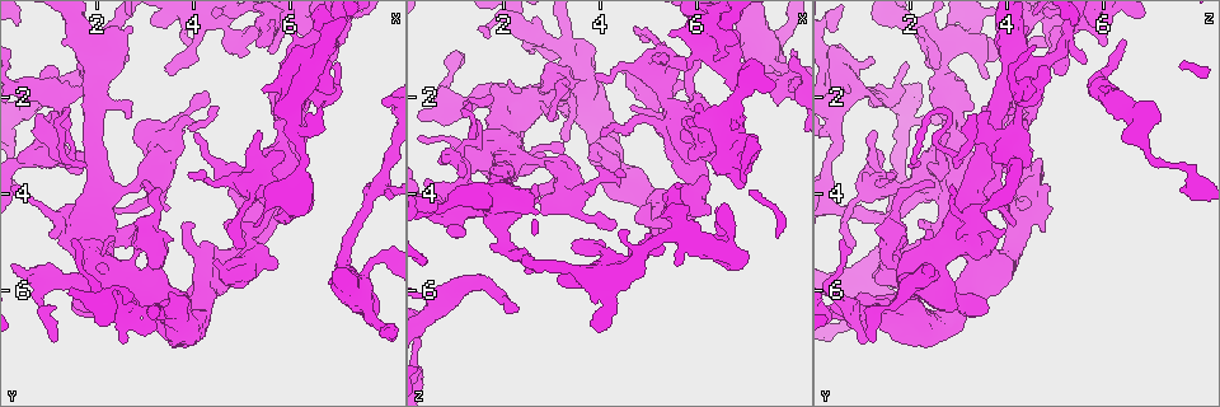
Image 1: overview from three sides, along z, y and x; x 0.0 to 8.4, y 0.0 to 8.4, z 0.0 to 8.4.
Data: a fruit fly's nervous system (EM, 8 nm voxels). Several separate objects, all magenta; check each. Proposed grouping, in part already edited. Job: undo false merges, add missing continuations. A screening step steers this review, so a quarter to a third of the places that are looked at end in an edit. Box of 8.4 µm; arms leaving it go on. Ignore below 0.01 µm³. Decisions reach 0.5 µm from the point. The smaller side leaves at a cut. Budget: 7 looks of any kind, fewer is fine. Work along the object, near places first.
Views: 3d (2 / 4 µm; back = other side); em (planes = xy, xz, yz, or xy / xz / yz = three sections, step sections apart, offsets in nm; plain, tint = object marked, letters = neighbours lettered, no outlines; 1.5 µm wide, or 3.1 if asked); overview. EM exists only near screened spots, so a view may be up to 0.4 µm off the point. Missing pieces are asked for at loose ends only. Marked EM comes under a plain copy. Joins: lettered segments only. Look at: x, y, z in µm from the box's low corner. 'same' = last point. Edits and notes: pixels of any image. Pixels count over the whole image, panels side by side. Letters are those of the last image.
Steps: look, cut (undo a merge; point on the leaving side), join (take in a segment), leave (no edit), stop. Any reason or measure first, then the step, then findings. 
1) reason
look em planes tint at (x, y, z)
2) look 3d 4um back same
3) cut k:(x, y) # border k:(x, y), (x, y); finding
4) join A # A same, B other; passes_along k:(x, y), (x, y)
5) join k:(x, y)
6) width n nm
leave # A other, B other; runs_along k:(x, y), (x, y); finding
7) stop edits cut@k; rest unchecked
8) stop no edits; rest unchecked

tapers out
look 3d 4um at (1.15, 7.00, 1.20)

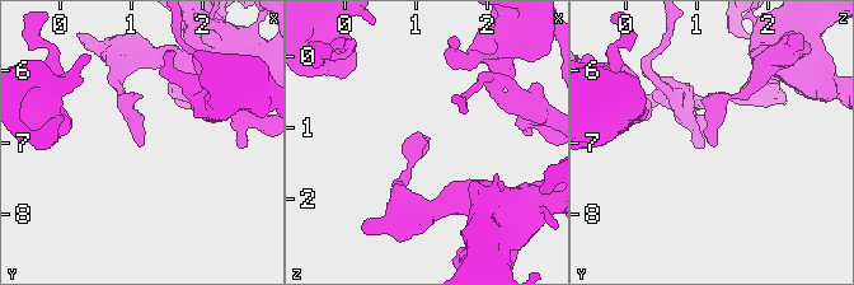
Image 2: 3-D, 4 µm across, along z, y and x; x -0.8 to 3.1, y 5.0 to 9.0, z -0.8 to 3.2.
need the tissue
look em planes tint at (1.20, 7.00, 1.20)

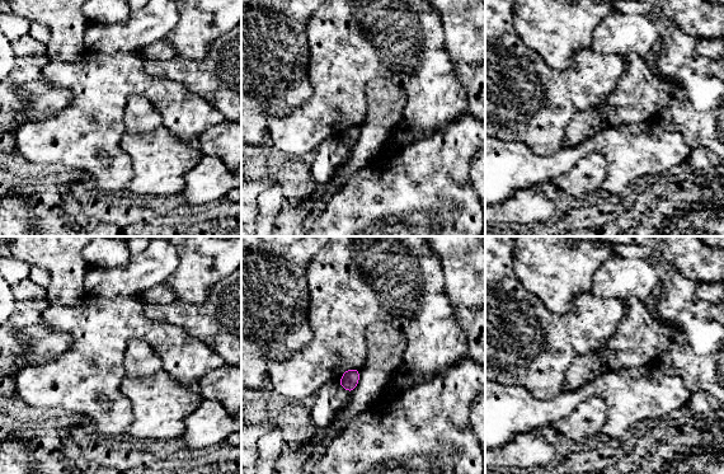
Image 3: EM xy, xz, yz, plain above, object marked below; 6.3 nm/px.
look em planes letters same

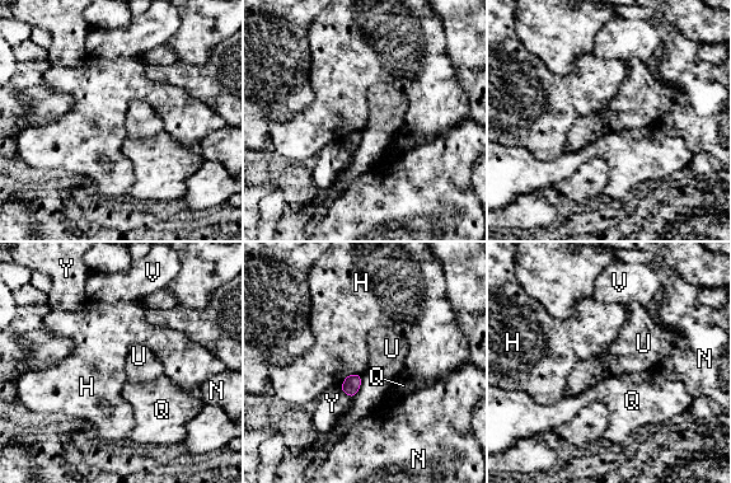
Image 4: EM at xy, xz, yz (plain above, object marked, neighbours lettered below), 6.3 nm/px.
width 110 nm
leave # H other, N other, Q other, U other, V other, Y other; border 4:(361, 375), (361, 385), (352, 398); no lettered segment goes on from it

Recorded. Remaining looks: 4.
abrupt turn
look em yz step 4 tint at (1.25, 2.10, 4.25)

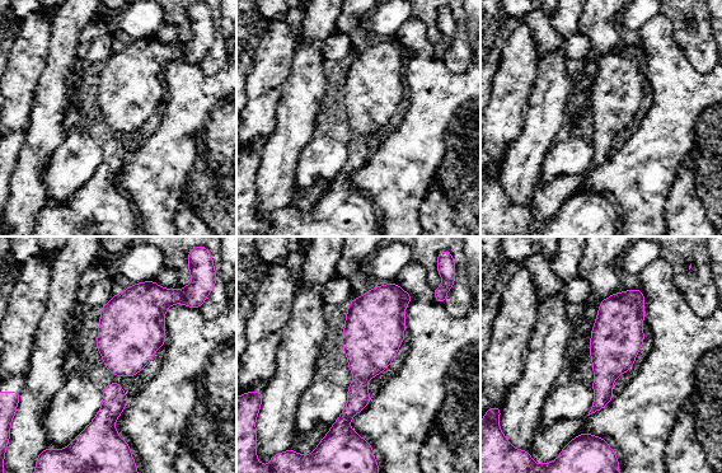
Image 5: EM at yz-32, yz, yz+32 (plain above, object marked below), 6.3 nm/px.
another direction
look em planes letters same

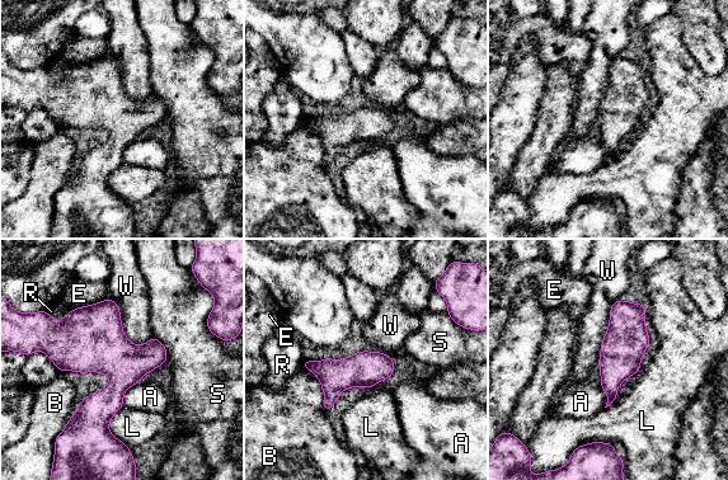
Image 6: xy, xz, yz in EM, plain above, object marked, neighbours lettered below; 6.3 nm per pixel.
longest_contact B 380 nm
leave # A other, B other, E other, L other, R other, S other, W other; border 6:(109, 299), (123, 334), (146, 343); continuous, no second cell

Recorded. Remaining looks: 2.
branch stops here
look em xz step 8 letters at (2.30, 1.00, 6.40)

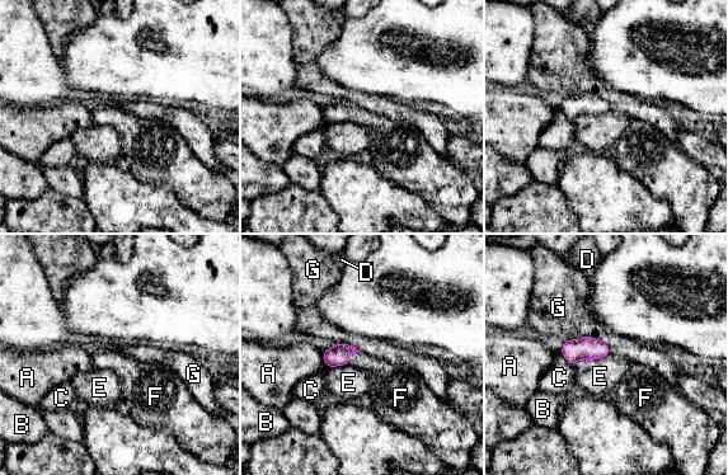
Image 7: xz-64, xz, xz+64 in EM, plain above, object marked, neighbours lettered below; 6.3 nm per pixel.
cut it another way
look em xy step 4 letters same

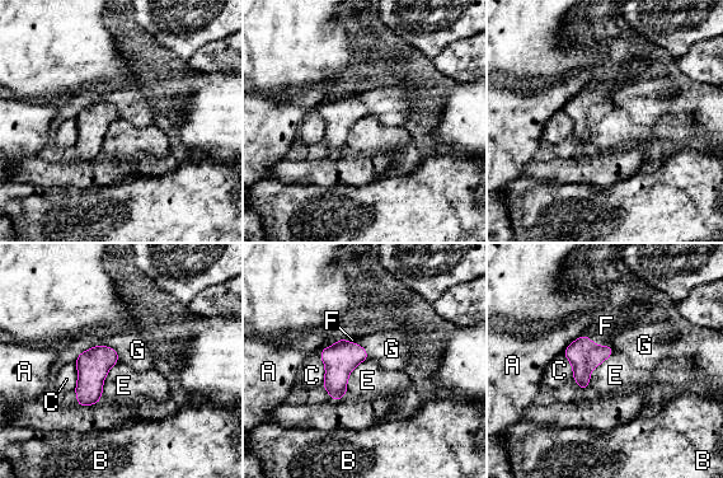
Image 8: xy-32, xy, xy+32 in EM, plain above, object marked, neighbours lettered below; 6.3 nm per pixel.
width 170 nm; longest_contact E 300 nm
join F # A other, B other, C other, E other, F same, G other; it goes on there

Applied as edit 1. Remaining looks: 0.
stop edits join@8; rest unchecked

